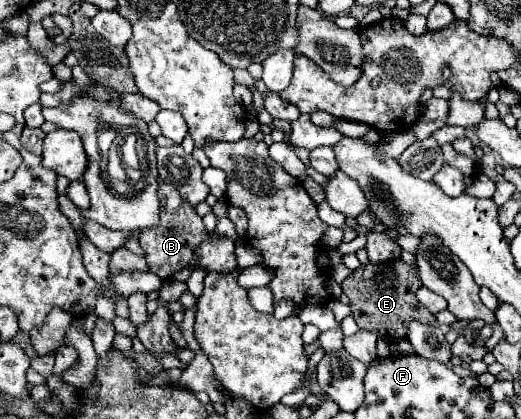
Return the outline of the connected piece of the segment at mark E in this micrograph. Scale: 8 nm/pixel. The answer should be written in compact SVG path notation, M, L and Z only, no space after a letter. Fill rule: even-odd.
M400 258L388 264L366 264L354 270L344 282L342 290L350 298L350 310L356 324L362 330L376 330L380 338L388 344L396 344L406 338L406 324L410 320L420 320L424 324L436 324L434 314L426 310L418 298L416 290L420 288L420 276L416 266L408 266Z

